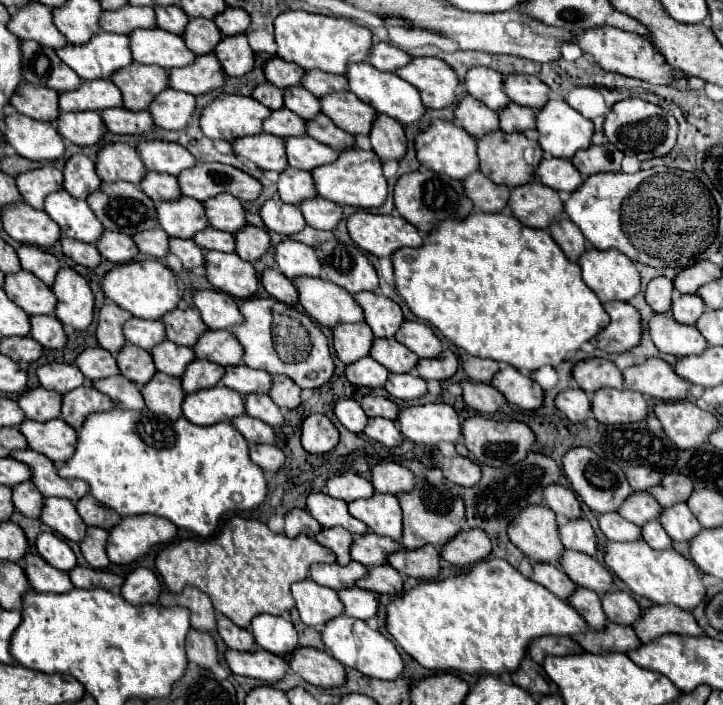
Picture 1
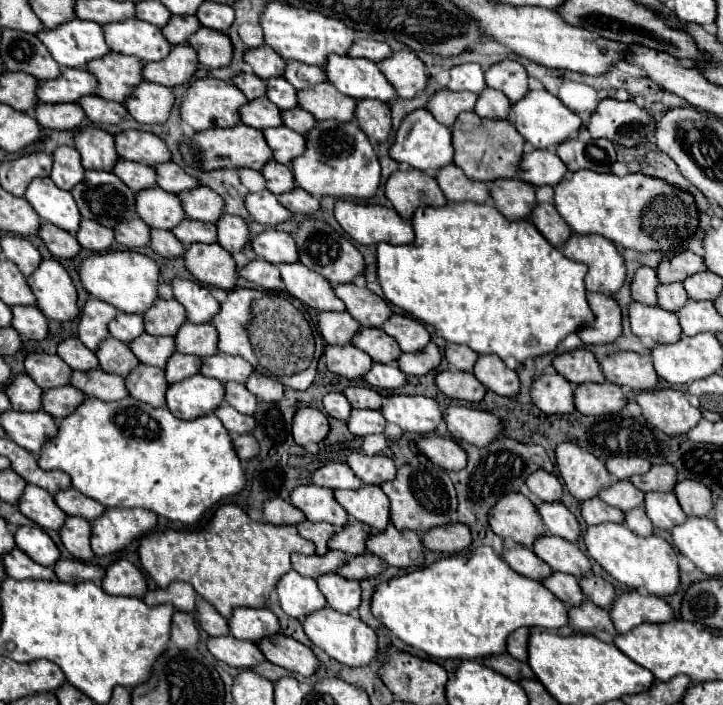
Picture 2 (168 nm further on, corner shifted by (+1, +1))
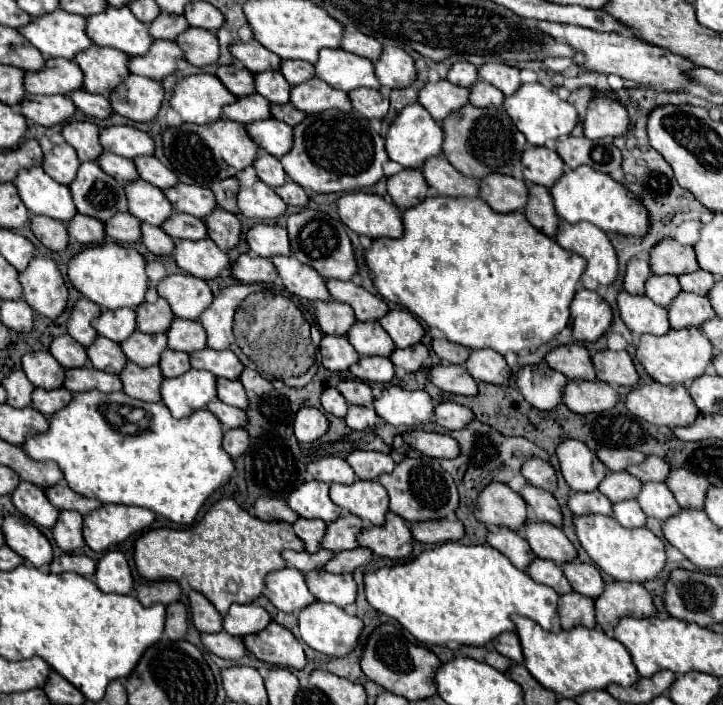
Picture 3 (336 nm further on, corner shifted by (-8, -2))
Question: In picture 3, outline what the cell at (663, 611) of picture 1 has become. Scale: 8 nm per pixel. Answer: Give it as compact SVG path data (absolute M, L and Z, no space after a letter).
M611 582L605 584L601 596L595 600L597 624L605 634L611 634L621 616L649 618L655 616L655 606L643 584Z

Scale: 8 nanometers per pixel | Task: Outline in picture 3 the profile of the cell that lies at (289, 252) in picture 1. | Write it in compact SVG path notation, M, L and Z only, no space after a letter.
M265 222L255 224L251 230L247 230L245 238L251 252L255 252L257 256L271 258L277 254L283 254L283 256L291 254L289 236L285 228L281 228L279 224L265 224Z

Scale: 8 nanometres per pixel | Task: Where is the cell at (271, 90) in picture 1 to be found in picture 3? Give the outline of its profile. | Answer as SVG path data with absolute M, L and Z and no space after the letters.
M219 66L215 76L223 82L225 88L229 88L229 92L233 96L247 96L251 92L255 92L253 86L253 74L247 68L237 68L237 66Z

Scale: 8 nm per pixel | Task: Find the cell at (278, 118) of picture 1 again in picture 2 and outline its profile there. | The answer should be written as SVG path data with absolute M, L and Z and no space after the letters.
M254 99L248 105L244 105L240 109L240 117L242 123L254 129L268 129L268 127L282 127L280 121L280 109L276 109L276 105L272 105L272 101L268 99Z

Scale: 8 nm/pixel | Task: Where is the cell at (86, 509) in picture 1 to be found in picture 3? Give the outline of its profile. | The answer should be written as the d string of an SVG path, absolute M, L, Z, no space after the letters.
M65 482L55 484L53 488L47 488L47 490L45 490L45 496L49 498L49 502L51 502L55 508L59 508L59 510L61 510L61 508L65 508L65 510L77 510L77 512L81 512L83 516L101 506L97 500L85 498L85 496L73 492Z

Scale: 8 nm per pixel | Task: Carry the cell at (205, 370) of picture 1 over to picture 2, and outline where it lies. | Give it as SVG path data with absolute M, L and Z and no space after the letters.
M174 353L170 359L168 359L168 365L166 365L166 379L168 383L178 383L186 377L192 377L192 375L198 375L200 373L200 365L202 365L202 359L198 359L196 355L182 355L182 353Z

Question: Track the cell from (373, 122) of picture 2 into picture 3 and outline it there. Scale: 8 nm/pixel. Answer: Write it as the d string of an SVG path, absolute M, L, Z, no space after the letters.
M355 88L349 92L349 100L353 108L365 116L367 120L383 120L389 108L389 96L385 90L373 90L373 88Z

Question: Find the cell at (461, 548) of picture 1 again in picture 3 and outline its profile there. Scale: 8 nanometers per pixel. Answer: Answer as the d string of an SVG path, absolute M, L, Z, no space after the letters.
M423 520L411 524L411 534L415 540L425 544L443 544L459 540L465 532L459 520Z

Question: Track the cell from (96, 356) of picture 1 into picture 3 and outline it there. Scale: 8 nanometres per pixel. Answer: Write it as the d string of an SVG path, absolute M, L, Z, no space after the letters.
M63 334L53 338L49 352L53 354L53 358L63 366L63 368L79 368L83 364L87 364L87 352L81 344L77 344L71 336Z

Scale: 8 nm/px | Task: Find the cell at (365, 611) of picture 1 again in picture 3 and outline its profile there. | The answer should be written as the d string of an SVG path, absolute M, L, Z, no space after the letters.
M313 570L305 574L305 582L309 592L321 602L331 602L341 608L355 602L357 586L351 574L329 574L325 570Z

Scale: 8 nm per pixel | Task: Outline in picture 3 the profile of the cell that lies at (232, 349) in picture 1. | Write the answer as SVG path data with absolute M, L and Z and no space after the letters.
M175 318L165 334L169 340L169 344L167 344L169 350L181 350L181 352L189 354L195 350L203 350L207 346L205 330L195 320Z

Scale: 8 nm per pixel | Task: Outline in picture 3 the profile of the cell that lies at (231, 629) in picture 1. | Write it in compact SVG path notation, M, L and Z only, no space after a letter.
M191 590L189 592L189 608L191 608L191 622L199 632L221 632L221 614L215 606L201 594Z

